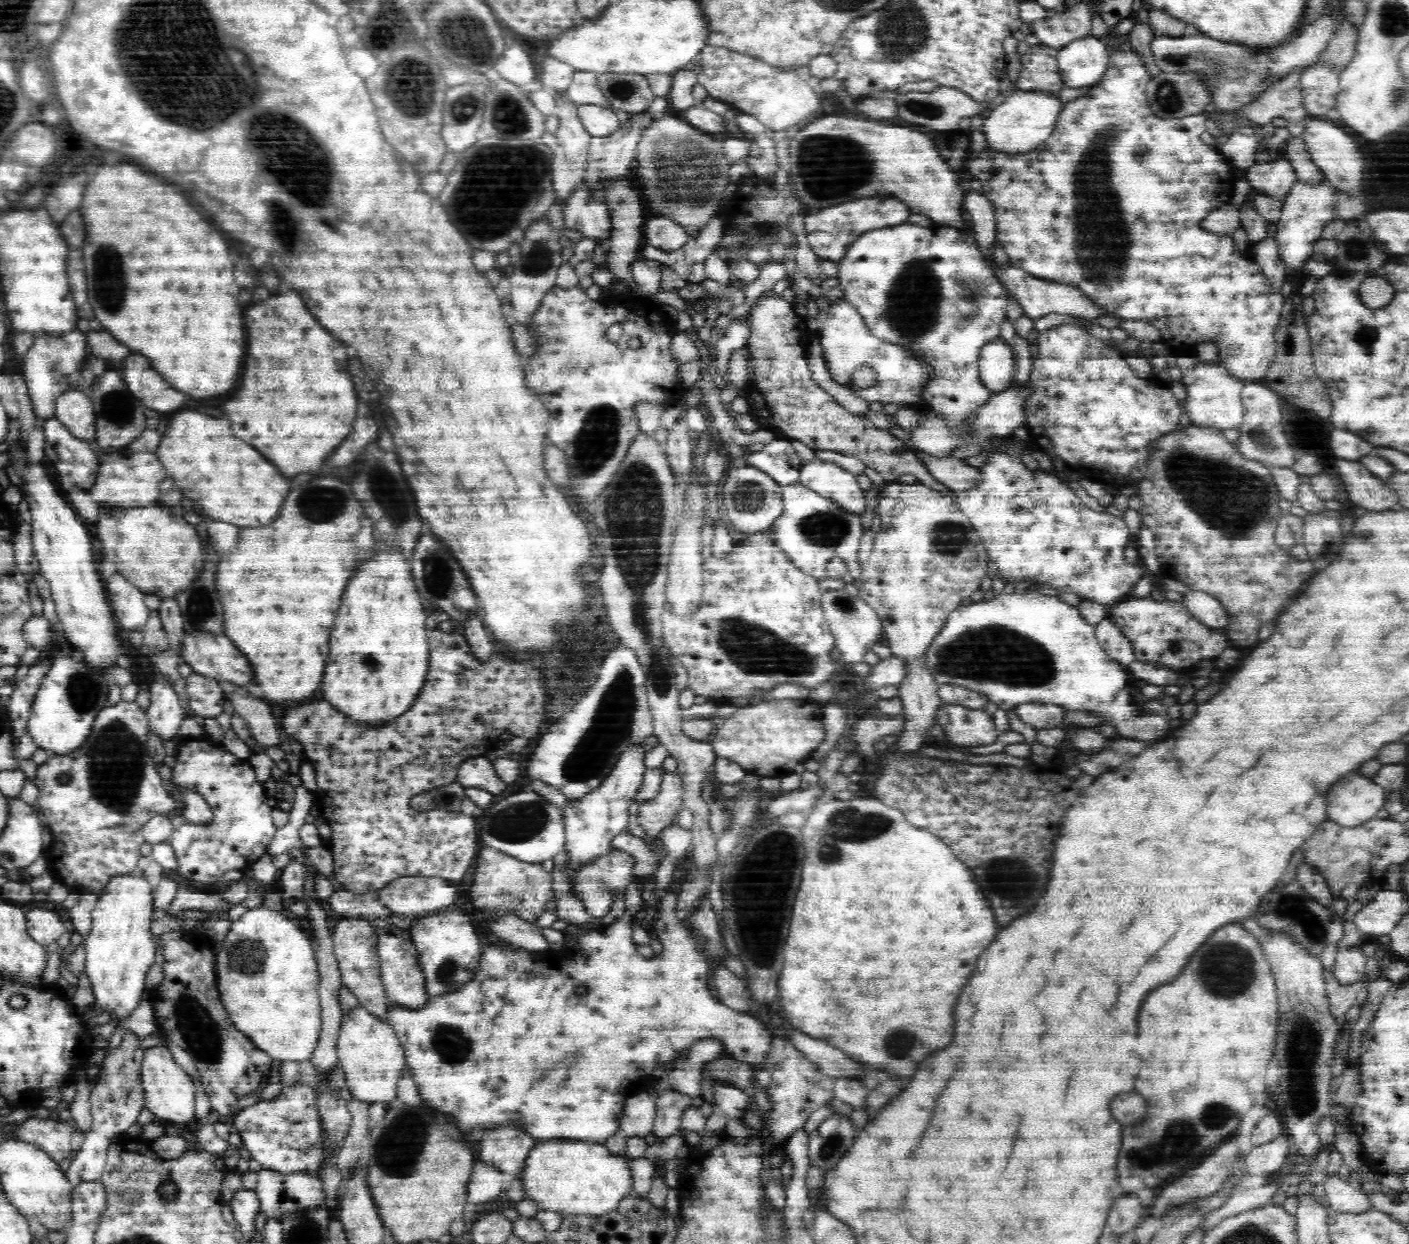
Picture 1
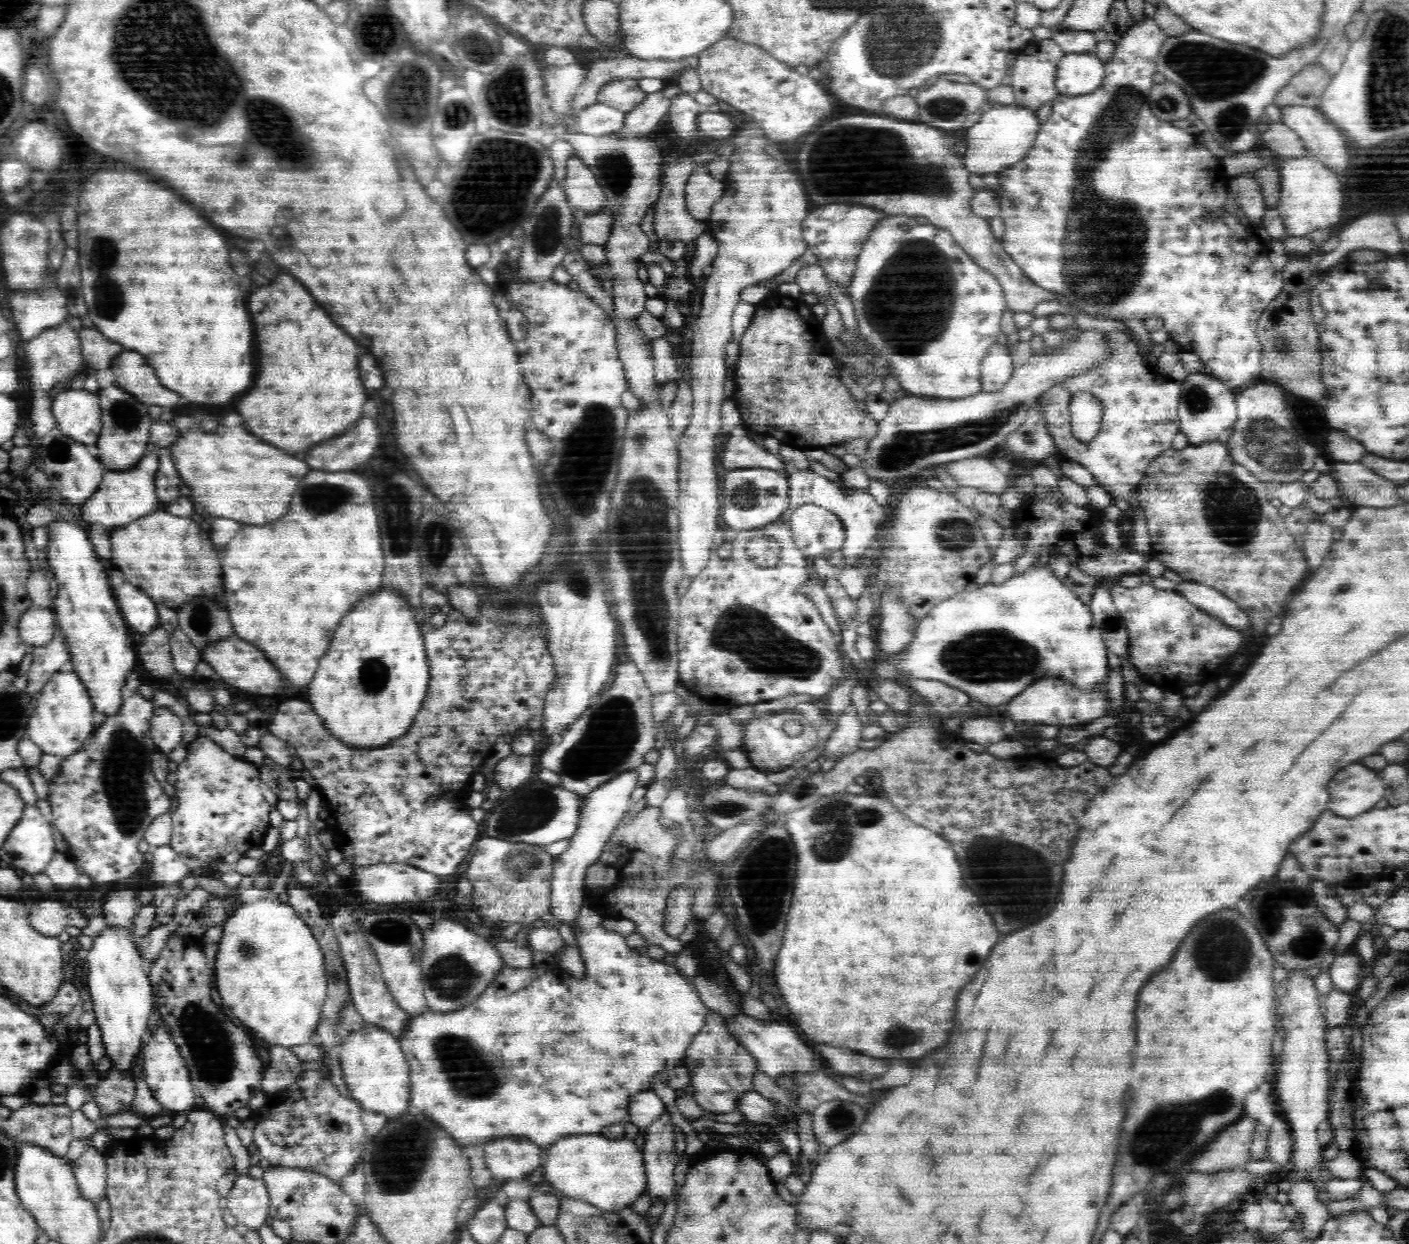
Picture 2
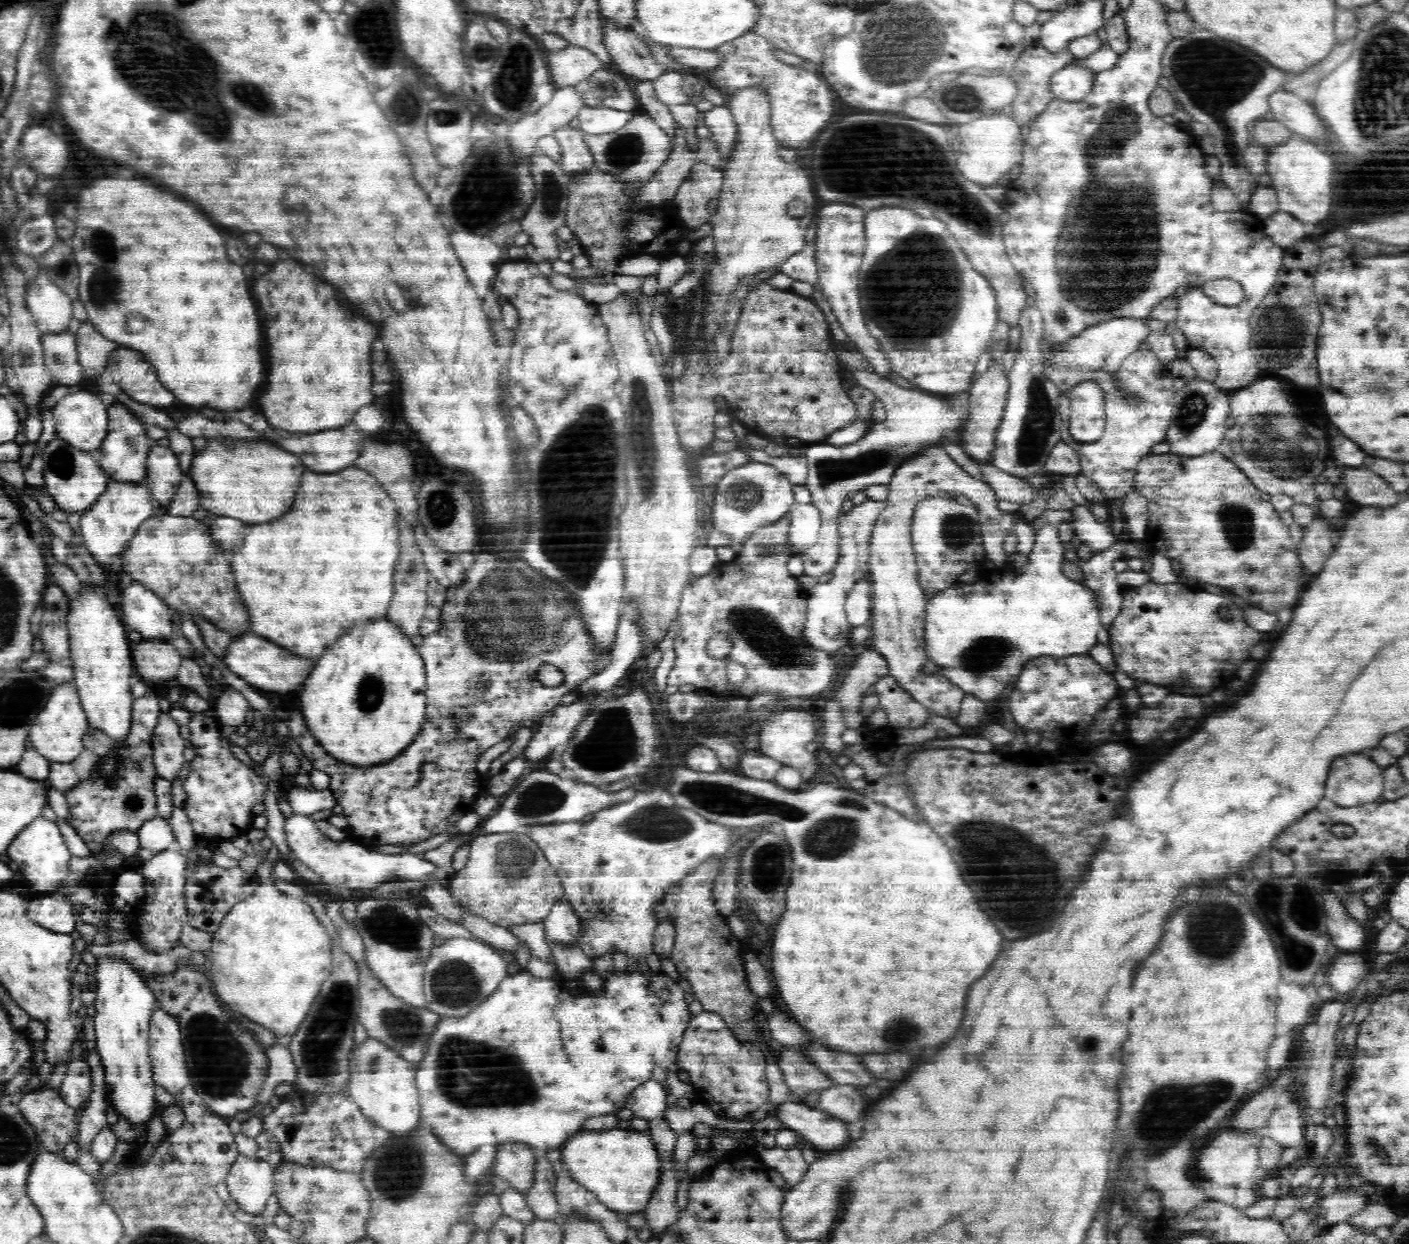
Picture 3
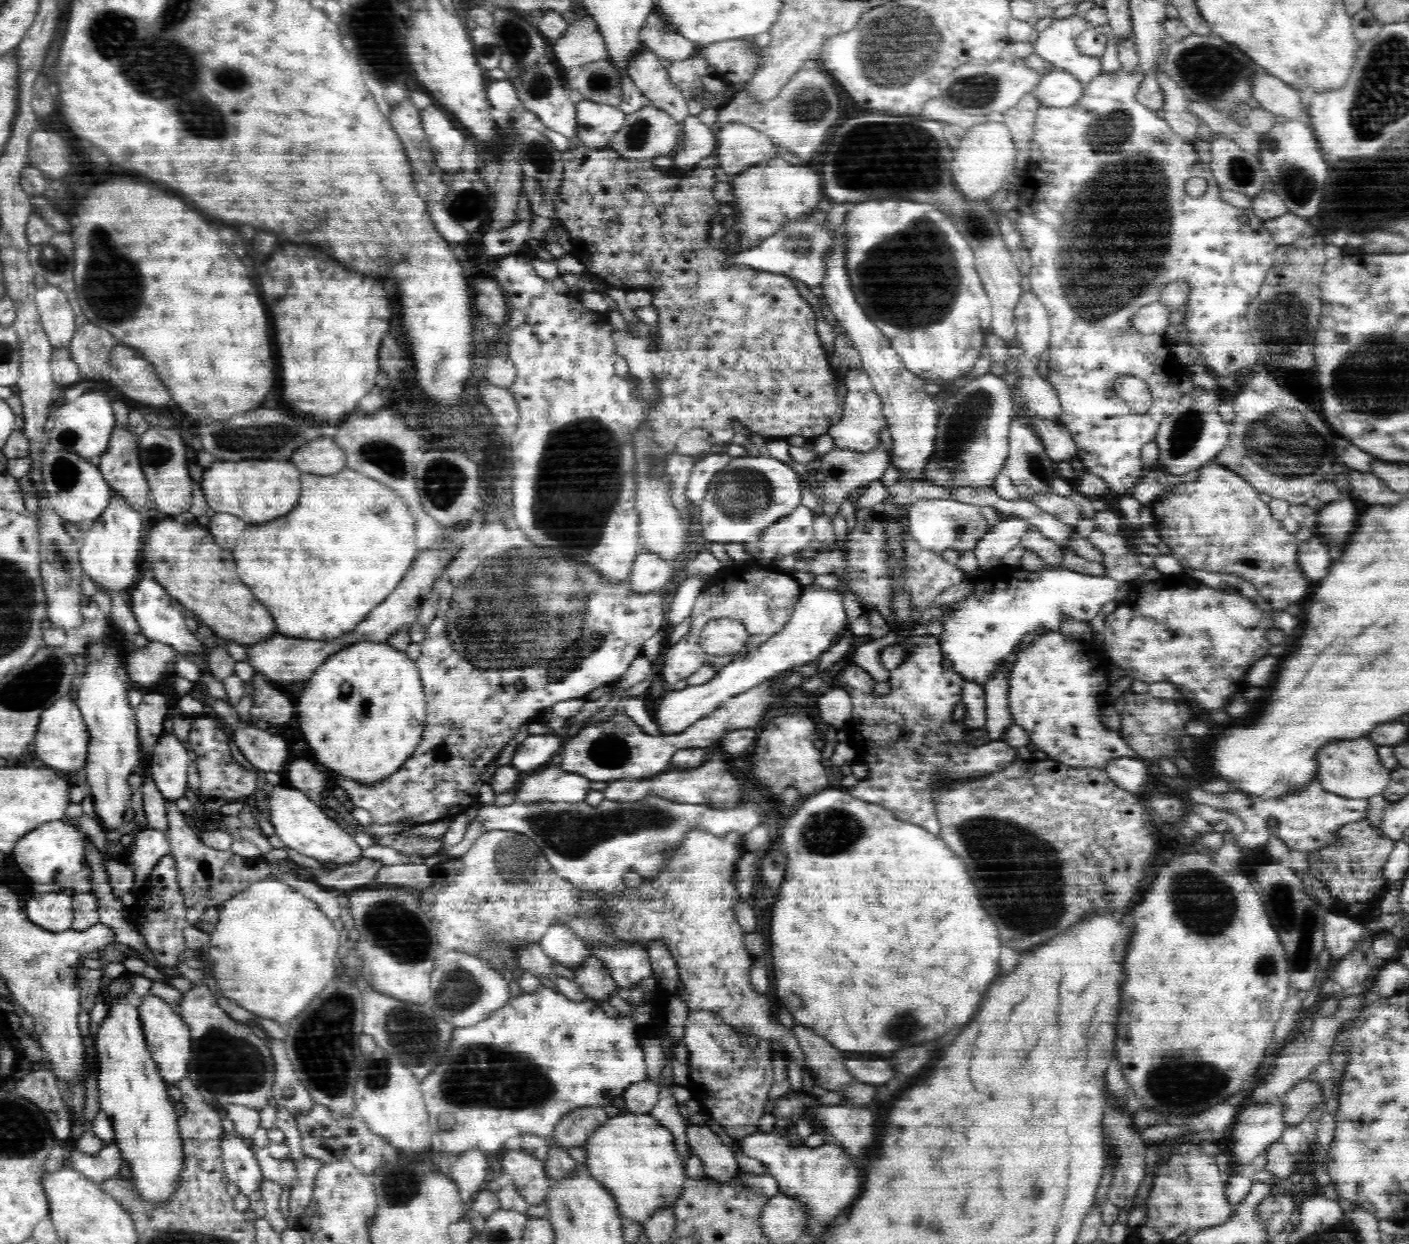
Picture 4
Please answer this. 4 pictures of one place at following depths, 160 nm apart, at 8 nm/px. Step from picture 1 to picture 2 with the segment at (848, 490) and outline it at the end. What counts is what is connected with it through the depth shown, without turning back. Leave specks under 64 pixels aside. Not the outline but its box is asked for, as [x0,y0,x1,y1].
[779,472,886,572]

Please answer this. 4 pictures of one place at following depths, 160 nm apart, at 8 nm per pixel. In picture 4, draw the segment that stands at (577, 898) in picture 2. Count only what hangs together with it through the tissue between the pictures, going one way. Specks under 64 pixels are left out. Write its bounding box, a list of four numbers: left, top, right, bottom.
[540,924,590,971]

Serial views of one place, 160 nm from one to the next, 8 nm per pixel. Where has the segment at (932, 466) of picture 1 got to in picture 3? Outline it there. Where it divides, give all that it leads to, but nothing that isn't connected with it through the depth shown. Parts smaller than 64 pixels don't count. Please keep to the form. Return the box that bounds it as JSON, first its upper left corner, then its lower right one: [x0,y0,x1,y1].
[980,462,1038,505]

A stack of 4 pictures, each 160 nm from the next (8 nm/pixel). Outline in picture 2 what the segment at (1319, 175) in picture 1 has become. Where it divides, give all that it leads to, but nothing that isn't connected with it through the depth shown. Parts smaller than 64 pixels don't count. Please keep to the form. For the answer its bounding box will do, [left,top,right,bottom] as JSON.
[1260,122,1308,158]

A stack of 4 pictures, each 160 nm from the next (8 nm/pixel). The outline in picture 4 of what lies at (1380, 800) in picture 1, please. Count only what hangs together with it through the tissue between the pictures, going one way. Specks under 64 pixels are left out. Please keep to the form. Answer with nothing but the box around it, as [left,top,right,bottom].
[1316,738,1391,799]

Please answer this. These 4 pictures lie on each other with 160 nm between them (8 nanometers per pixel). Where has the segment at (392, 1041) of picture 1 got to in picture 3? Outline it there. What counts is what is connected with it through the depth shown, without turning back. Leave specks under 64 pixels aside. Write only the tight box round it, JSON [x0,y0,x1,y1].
[349,1037,421,1134]

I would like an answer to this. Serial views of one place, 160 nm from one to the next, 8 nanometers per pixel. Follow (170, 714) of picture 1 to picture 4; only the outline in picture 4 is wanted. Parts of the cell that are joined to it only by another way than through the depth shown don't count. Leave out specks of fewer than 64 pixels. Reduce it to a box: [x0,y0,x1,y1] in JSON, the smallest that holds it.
[148,732,193,802]

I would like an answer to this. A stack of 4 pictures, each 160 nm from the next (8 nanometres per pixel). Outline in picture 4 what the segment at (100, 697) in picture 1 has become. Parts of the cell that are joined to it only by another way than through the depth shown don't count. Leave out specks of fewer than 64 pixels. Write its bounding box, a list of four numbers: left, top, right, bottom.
[34,696,90,772]

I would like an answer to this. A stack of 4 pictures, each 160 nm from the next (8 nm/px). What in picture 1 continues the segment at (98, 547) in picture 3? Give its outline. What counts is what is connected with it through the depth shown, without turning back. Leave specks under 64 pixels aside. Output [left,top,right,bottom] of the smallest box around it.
[90,452,166,508]

